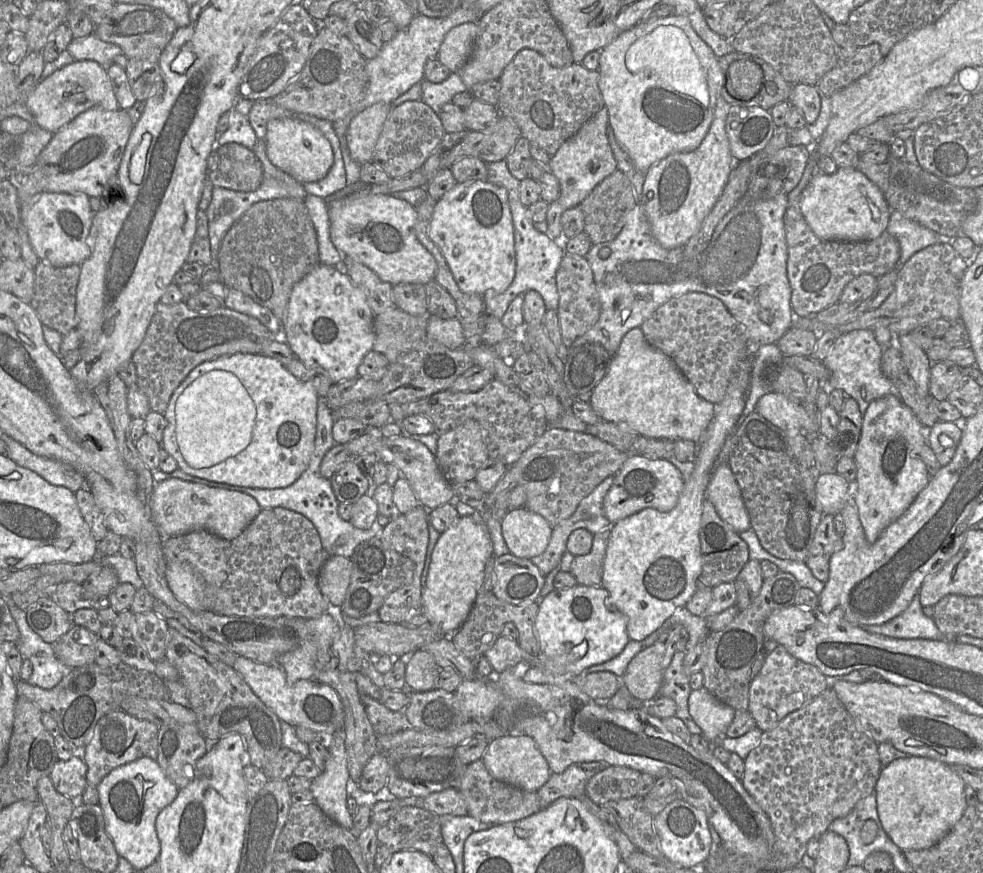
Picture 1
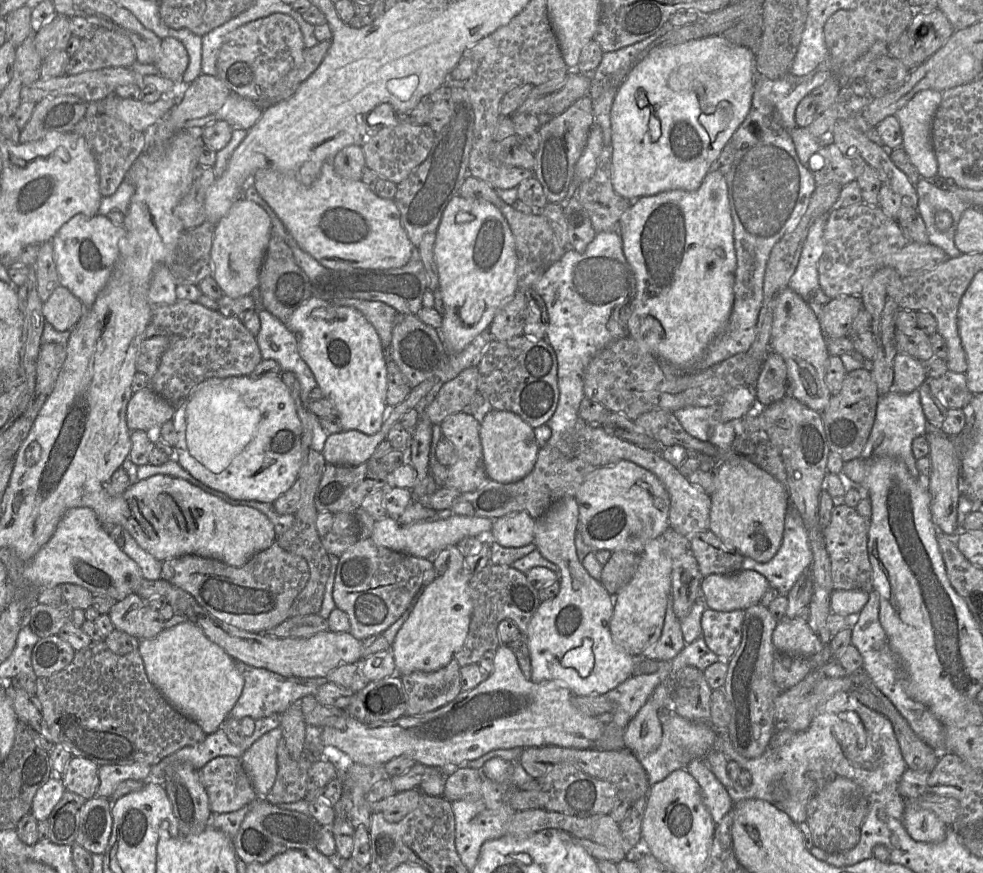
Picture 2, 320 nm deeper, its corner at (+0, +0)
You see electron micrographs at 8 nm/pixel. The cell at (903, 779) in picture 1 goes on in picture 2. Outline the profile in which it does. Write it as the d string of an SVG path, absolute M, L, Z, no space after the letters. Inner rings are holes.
M904 807L903 826L909 836L916 842L942 842L948 830L932 811L927 809L913 809Z

